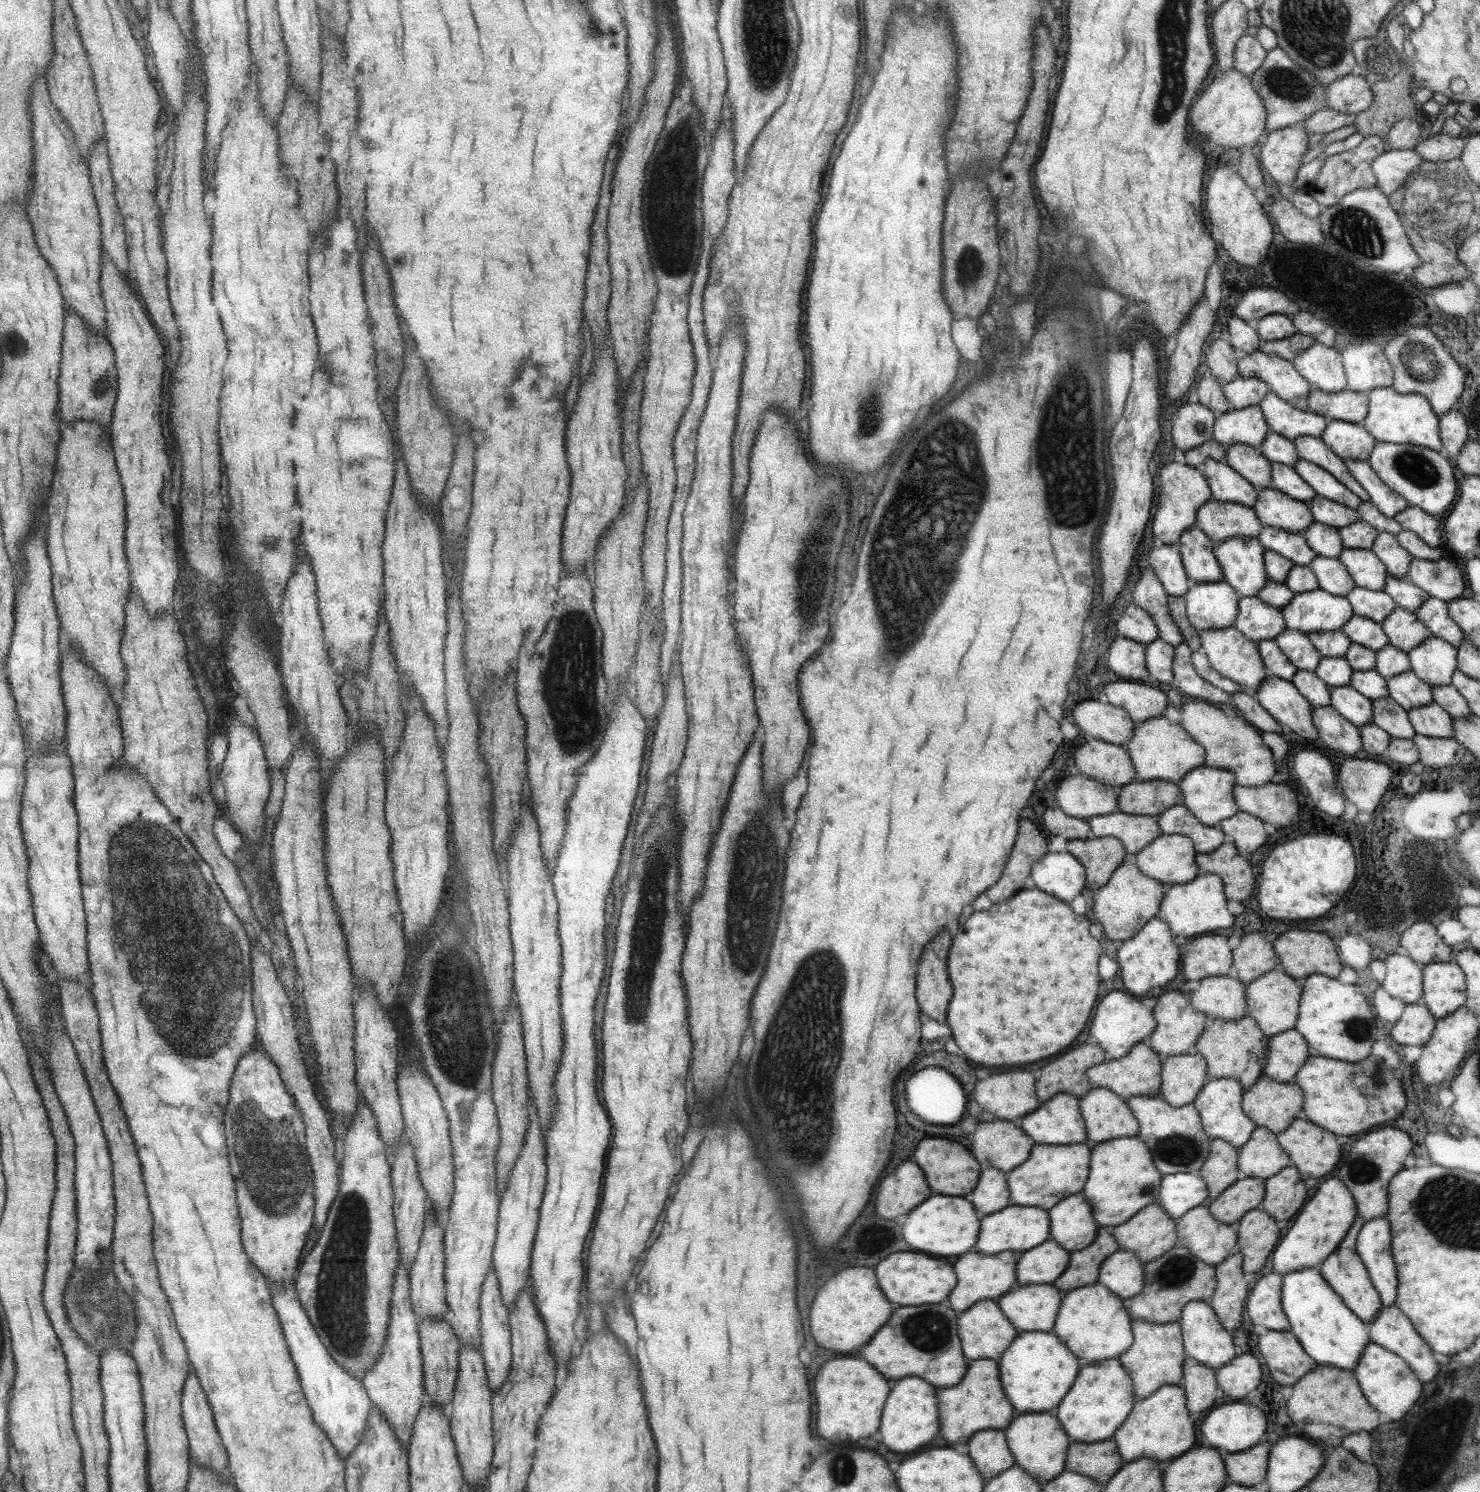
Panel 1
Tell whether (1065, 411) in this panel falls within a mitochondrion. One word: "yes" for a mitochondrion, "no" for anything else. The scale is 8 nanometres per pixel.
yes

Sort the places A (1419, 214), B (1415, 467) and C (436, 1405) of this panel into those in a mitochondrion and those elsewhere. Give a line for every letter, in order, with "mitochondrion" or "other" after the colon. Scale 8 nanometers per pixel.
A: mitochondrion
B: mitochondrion
C: other

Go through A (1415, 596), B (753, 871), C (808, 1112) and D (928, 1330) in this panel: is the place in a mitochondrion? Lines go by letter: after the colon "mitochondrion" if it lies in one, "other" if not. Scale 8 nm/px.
A: other
B: mitochondrion
C: mitochondrion
D: mitochondrion

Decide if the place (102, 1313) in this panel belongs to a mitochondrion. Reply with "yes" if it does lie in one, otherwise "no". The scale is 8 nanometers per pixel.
yes

